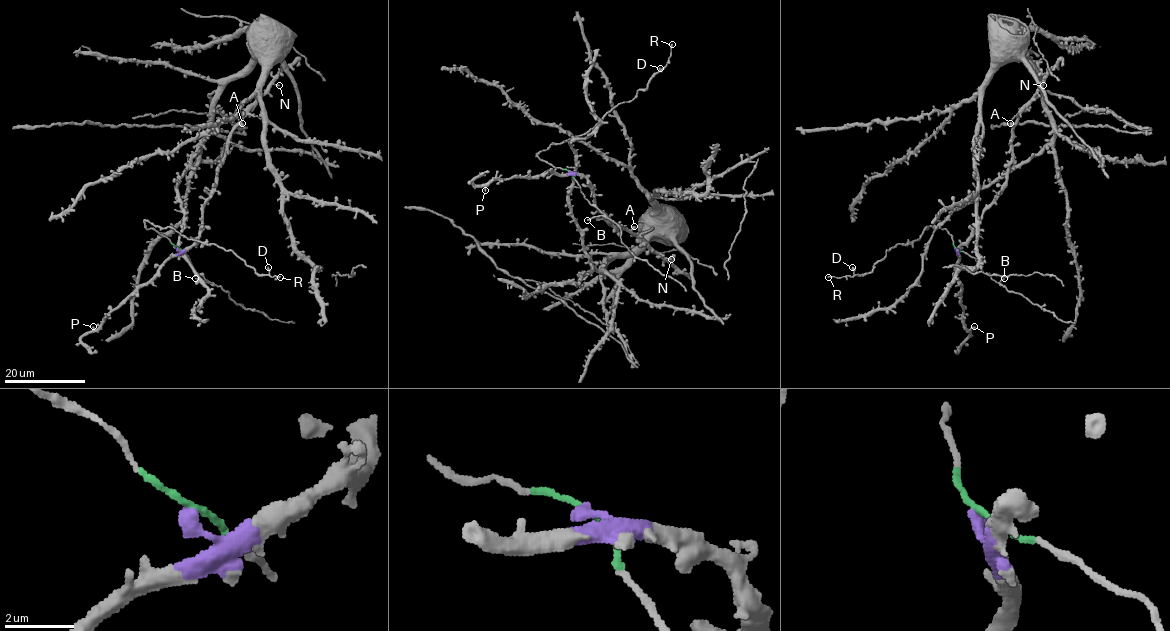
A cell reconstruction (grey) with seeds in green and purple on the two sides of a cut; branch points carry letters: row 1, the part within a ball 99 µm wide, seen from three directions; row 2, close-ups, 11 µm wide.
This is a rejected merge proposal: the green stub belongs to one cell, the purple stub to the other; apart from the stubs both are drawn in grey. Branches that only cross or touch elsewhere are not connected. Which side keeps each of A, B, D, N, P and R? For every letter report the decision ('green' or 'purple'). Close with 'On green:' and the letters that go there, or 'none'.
A: purple
B: green
D: green
N: purple
P: purple
R: green
On green: B, D, R

